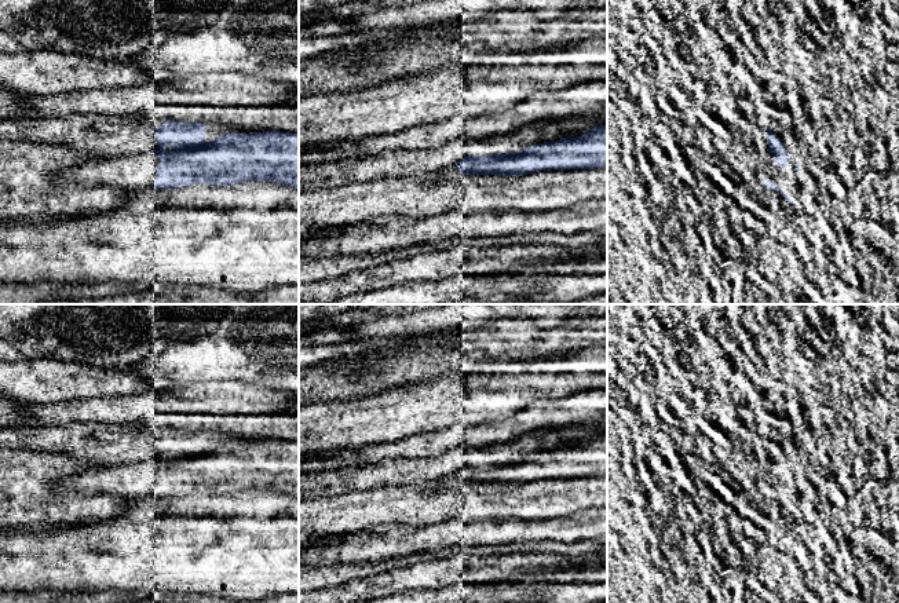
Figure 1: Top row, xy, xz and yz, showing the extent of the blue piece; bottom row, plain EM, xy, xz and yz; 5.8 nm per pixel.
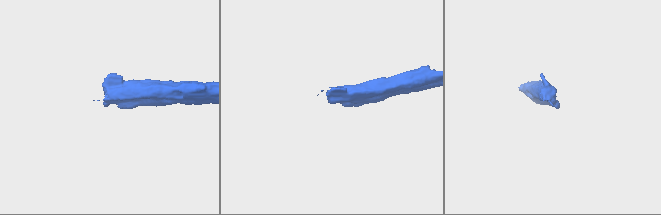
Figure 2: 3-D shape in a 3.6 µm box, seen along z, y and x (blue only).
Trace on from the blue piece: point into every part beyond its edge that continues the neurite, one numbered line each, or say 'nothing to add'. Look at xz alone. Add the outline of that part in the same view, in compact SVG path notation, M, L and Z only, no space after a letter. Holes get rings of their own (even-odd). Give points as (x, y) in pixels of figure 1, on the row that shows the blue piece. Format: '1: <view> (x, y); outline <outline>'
1: xz (448, 174); outline M454 164L439 168L436 172L425 175L424 178L430 182L457 182L461 178L460 172Z

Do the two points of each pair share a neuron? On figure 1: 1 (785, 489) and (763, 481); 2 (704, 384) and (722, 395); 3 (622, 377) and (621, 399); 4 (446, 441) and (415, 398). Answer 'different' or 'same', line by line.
1: same
2: same
3: different
4: different

